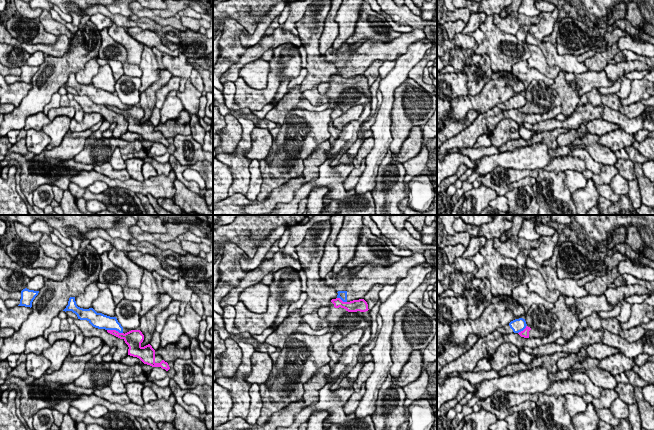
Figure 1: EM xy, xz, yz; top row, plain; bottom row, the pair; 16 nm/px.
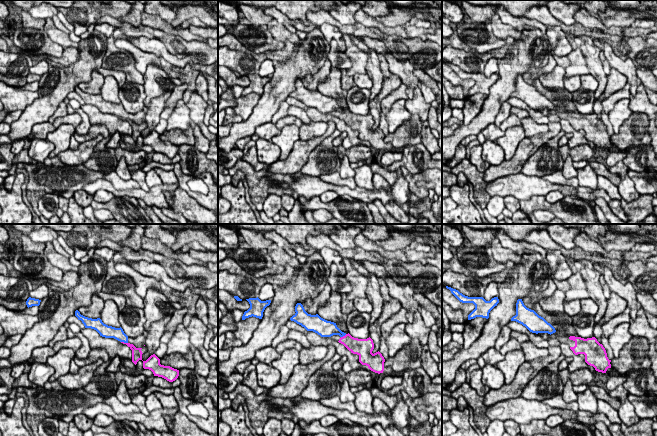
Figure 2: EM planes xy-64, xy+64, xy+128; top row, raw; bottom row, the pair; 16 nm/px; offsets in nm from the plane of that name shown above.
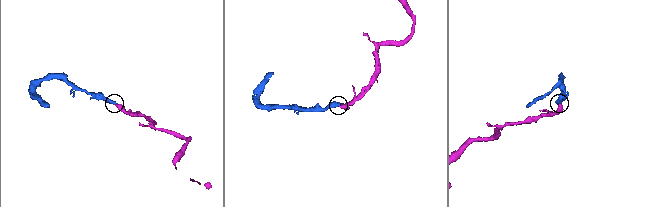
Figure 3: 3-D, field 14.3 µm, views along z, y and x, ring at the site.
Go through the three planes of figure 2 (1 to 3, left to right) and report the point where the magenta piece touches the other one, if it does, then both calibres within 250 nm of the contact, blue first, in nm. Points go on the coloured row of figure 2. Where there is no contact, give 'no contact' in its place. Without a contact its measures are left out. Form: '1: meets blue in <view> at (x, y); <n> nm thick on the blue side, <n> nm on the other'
1: meets blue in xy-64 at (124, 342); 190 nm thick on the blue side, 160 nm on the other
2: meets blue in xy+64 at (343, 335); 240 nm thick on the blue side, 240 nm on the other
3: no contact

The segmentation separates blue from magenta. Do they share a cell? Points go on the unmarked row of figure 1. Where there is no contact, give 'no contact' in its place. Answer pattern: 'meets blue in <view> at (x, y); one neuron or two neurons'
meets blue in xy at (115, 105); two neurons

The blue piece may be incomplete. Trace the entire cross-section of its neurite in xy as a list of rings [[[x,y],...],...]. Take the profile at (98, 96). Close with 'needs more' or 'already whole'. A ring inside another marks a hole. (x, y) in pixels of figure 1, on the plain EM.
[[[70,73],[68,81],[63,87],[72,87],[80,96],[87,96],[93,103],[105,106],[116,106],[123,109],[123,103],[116,93],[97,89],[93,84],[83,85],[77,82],[75,73]]]; already whole

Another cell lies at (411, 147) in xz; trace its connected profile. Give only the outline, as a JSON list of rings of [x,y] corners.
[[[422,126],[413,127],[410,130],[408,138],[403,142],[400,152],[397,155],[392,153],[392,158],[403,164],[407,160],[412,159],[419,154],[422,147],[422,142]]]

